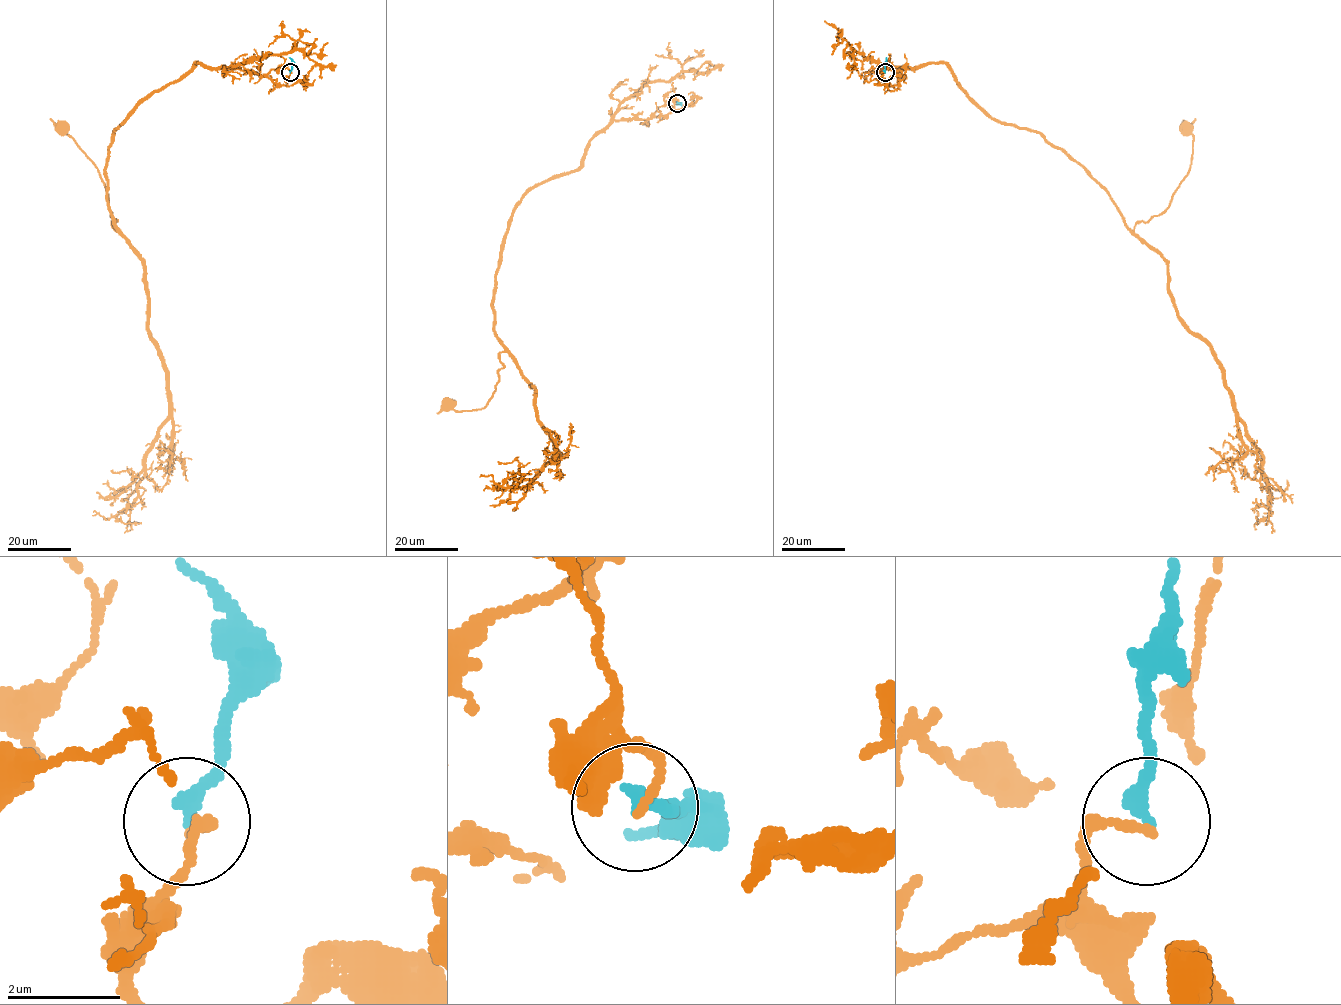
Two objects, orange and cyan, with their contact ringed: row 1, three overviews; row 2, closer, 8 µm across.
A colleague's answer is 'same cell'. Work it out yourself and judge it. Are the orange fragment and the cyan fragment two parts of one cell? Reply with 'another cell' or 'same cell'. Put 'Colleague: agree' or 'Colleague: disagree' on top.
Colleague: disagree
another cell

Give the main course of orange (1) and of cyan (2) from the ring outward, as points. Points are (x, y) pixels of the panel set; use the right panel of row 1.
1: (885, 73), (892, 86), (903, 67), (945, 63), (991, 117), (1062, 148), (1132, 231), (1189, 170), (1183, 127)
2: (885, 72), (887, 58)

